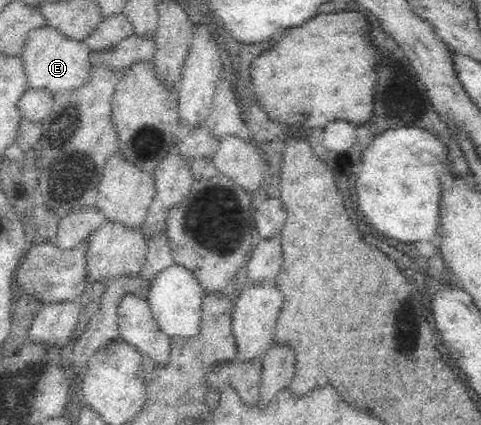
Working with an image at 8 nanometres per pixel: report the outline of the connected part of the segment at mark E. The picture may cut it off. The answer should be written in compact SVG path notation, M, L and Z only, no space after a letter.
M43 26L30 30L17 54L27 89L47 89L51 93L78 90L90 80L87 46Z

